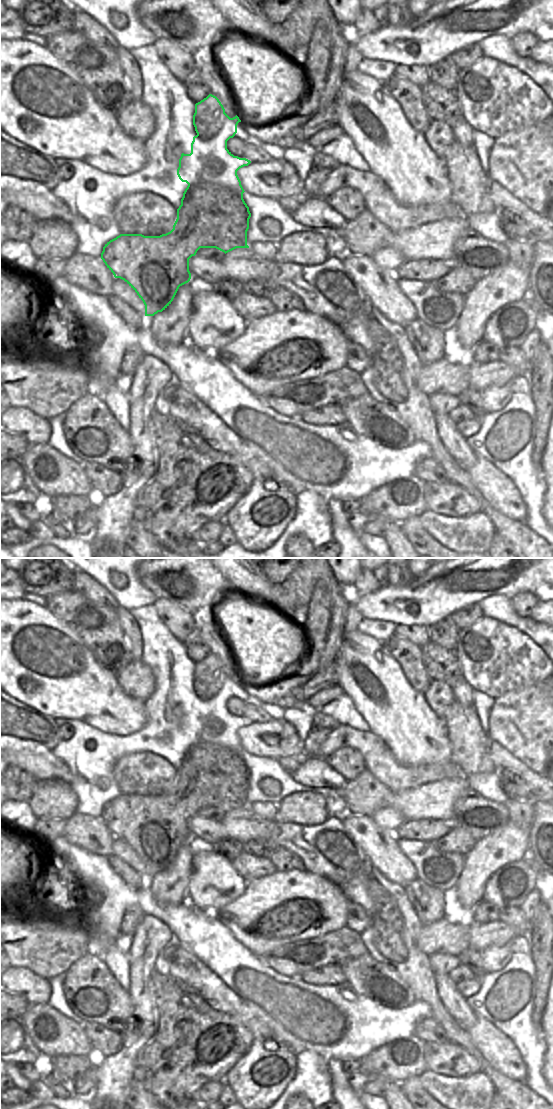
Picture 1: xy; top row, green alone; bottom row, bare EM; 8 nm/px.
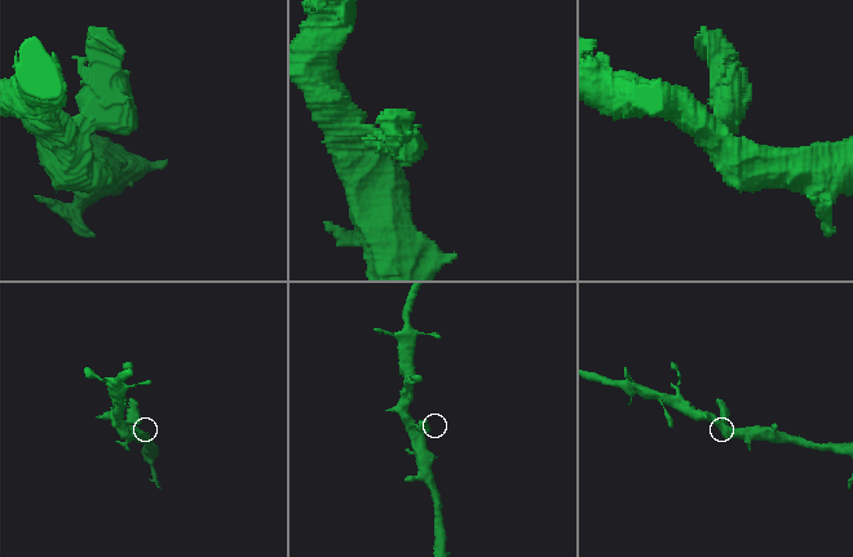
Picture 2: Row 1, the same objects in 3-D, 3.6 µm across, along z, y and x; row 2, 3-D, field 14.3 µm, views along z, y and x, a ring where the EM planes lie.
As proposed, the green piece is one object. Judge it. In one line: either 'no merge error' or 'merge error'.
no merge error

